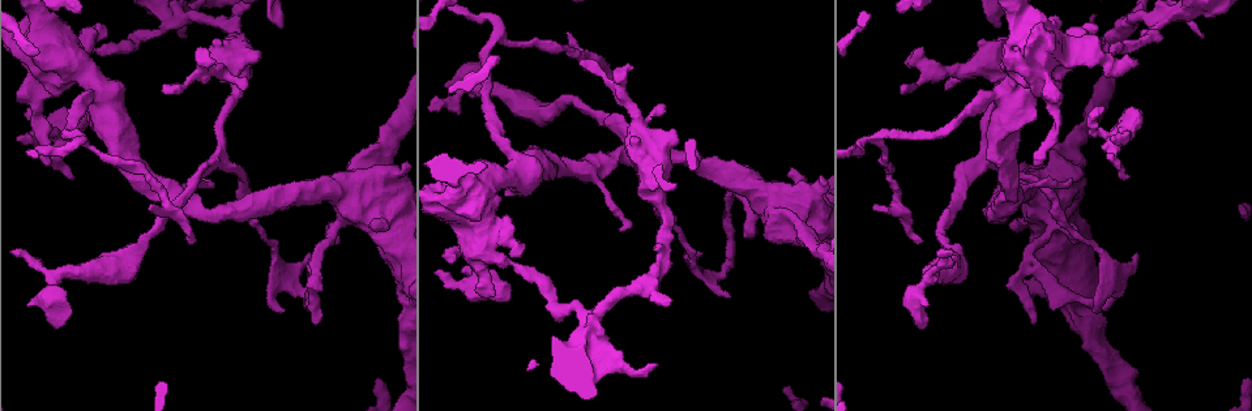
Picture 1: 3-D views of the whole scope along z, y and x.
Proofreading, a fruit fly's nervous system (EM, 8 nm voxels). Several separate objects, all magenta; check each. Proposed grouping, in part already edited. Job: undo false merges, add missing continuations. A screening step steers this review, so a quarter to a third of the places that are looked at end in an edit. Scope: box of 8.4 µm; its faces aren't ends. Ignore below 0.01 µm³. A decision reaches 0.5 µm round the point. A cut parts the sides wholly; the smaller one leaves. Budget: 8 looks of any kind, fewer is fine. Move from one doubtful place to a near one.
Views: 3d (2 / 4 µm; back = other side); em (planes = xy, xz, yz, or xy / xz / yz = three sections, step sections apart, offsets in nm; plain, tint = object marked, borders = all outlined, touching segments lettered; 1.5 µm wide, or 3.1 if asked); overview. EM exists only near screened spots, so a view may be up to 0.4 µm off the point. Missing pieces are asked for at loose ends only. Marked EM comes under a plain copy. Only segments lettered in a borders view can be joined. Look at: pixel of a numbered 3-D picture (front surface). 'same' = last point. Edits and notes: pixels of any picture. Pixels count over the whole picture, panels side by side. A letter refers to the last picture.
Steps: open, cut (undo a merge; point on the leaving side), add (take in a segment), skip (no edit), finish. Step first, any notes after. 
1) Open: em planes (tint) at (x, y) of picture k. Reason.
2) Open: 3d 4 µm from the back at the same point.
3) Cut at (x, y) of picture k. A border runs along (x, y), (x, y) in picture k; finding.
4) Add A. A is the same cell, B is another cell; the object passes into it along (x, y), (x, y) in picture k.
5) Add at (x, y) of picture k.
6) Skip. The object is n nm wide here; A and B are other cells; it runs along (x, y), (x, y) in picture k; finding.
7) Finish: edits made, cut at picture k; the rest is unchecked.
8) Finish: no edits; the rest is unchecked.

Open: 3d 4 µm from the back at (96, 50) of picture 1.

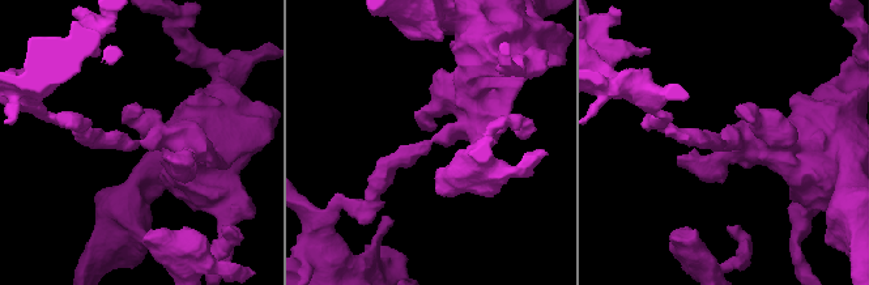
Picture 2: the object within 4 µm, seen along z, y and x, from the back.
Open: em planes (borders) at (723, 140) of picture 2. The arms are 220, 440 nm wide; now the EM.

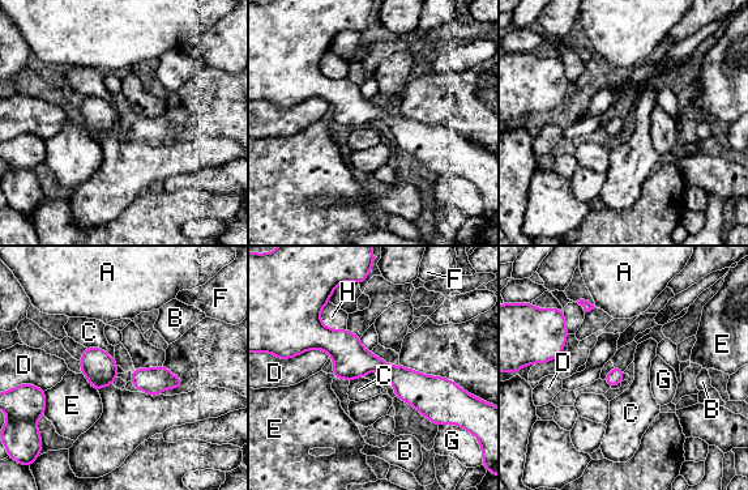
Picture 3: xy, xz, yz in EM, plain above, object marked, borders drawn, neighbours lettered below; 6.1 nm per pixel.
Skip. The object is 100 nm wide here; A, B, C, D, E, F, G and H are other cells; a border runs along (86, 346), (98, 346), (112, 358) in picture 3; all the same neuron.

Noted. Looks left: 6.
Open: em yz step 8 (tint) at (1091, 119) of picture 1. Sharp bend.

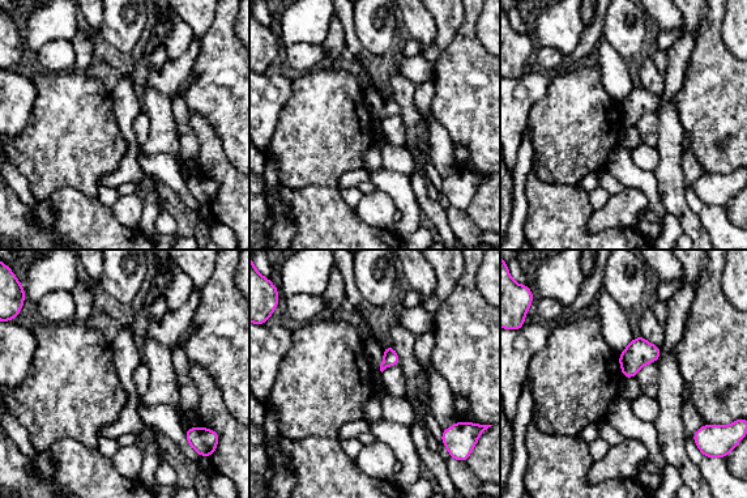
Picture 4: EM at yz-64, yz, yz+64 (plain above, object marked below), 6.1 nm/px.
Open: em planes (borders) at the same point.

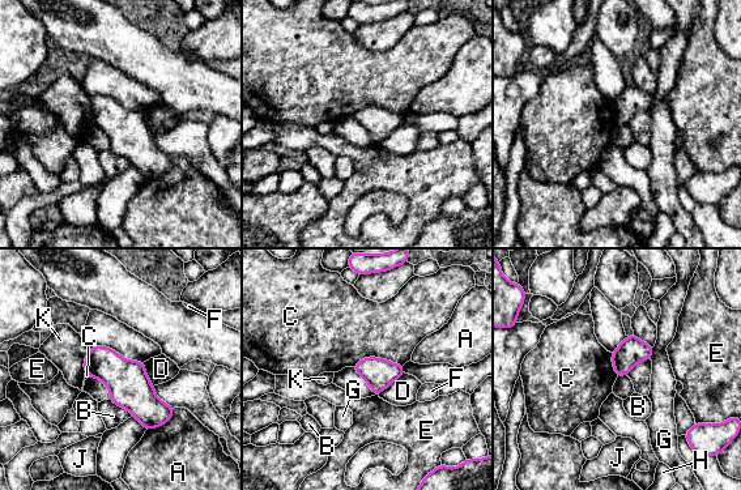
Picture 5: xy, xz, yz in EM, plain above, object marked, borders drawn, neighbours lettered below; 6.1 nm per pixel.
Skip. A, B, C, D, E, F, G, H, J and K are other cells; a border runs along (401, 365), (365, 357), (352, 366) in picture 5; one neuron here.

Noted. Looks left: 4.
Open: em planes (tint) at (928, 303) of picture 1. An open end.

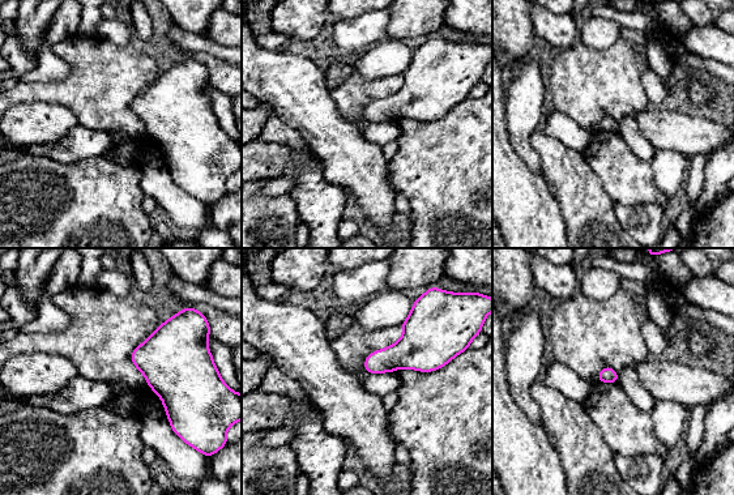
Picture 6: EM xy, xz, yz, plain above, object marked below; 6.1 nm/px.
Open: em planes (borders) at the same point. What lies round it.

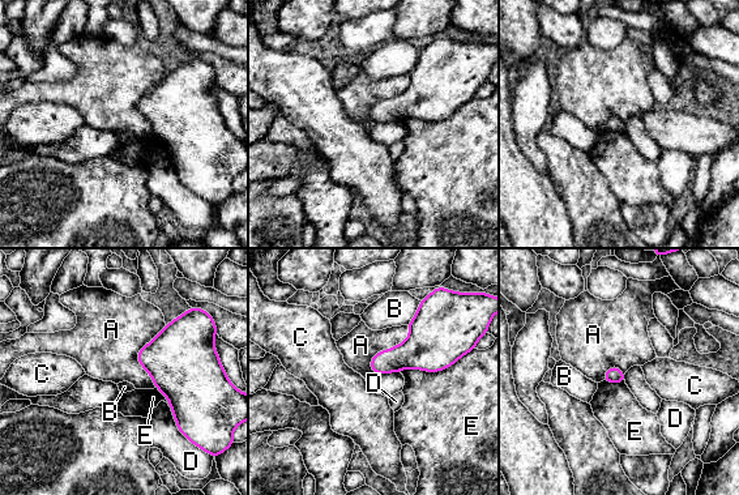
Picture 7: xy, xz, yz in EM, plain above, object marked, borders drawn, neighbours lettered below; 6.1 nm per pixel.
Skip. A, B, C, D and E are other cells; a border runs along (166, 325), (137, 354), (154, 387) in picture 7; none of them fits.

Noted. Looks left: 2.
Finish: no edits; the rest is unchecked.

